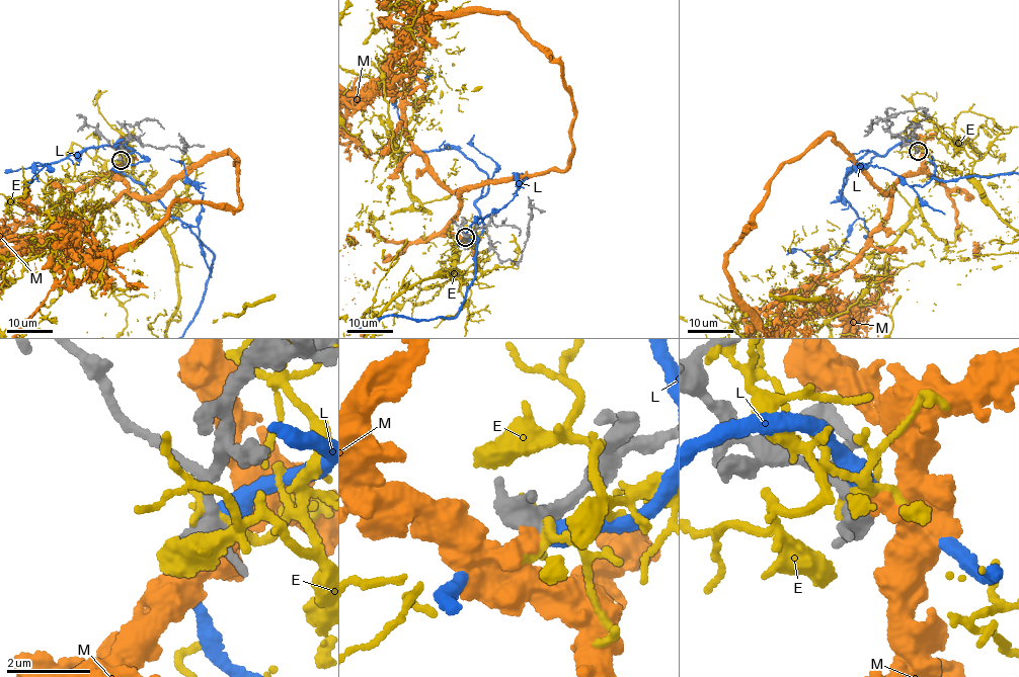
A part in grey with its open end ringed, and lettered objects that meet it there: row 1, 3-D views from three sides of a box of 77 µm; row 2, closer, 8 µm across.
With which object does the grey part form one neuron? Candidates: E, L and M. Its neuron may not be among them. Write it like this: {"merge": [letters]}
{"merge": []}

